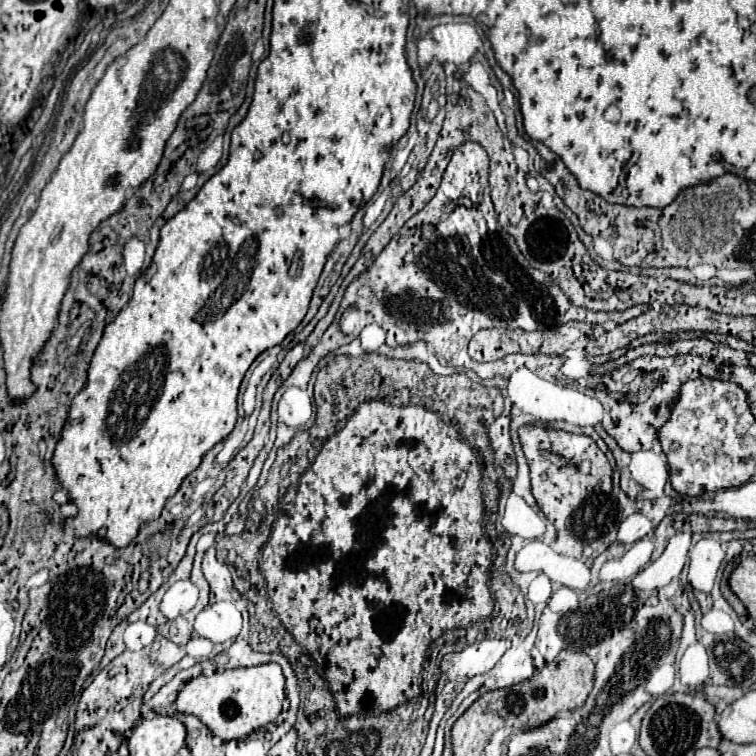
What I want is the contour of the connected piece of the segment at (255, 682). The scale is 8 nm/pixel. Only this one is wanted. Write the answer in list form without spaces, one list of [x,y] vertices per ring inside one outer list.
[[[261,664],[251,668],[233,668],[215,672],[213,676],[197,676],[185,684],[177,696],[177,710],[197,716],[215,736],[225,742],[233,738],[245,738],[257,728],[275,722],[281,714],[285,700],[285,676],[277,664]]]

